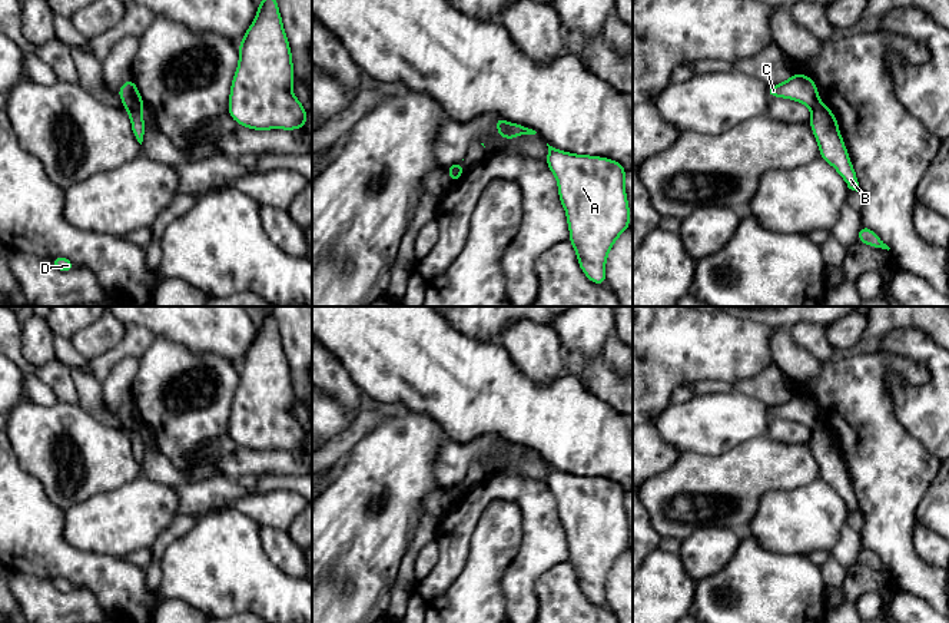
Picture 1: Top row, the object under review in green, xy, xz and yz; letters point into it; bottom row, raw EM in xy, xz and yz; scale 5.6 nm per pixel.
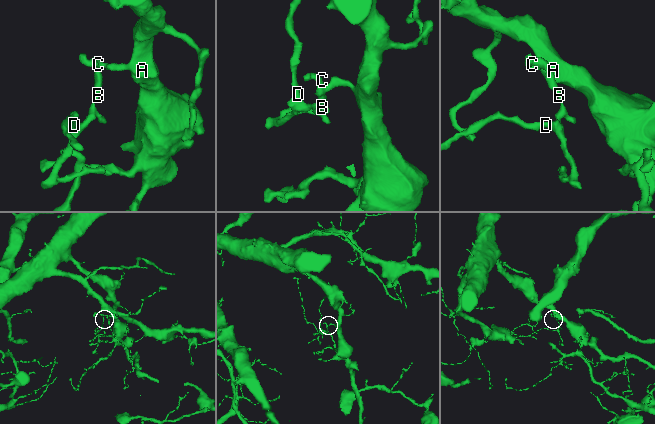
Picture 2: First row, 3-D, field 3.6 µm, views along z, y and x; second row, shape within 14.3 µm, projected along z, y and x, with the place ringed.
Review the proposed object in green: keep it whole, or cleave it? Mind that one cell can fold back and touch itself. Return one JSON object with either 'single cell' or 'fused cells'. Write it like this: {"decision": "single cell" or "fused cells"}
{"decision": "fused cells"}

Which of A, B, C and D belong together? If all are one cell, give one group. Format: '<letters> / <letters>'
A C / B D

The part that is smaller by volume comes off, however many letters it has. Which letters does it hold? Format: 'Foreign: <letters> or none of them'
Foreign: B, D

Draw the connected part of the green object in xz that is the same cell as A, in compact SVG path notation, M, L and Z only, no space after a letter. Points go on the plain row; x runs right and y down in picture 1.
M547 467L547 486L558 504L580 589L590 602L605 606L605 580L615 560L630 549L626 488L607 478Z

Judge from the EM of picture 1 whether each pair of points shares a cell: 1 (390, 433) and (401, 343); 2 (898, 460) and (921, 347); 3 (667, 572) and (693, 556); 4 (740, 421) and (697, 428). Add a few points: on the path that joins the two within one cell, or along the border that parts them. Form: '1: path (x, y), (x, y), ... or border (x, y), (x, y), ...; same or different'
1: border (388, 407), (398, 406), (425, 414); different
2: border (893, 410), (898, 421), (928, 450); different
3: border (679, 553), (683, 569), (694, 583); different
4: path (730, 421), (707, 424); same

